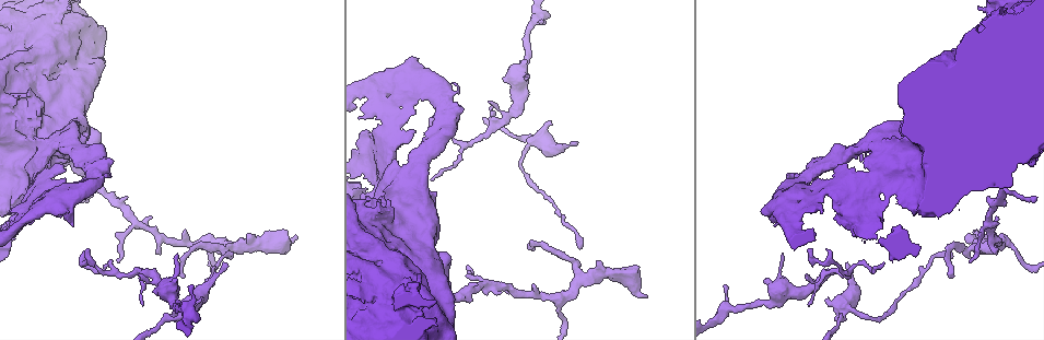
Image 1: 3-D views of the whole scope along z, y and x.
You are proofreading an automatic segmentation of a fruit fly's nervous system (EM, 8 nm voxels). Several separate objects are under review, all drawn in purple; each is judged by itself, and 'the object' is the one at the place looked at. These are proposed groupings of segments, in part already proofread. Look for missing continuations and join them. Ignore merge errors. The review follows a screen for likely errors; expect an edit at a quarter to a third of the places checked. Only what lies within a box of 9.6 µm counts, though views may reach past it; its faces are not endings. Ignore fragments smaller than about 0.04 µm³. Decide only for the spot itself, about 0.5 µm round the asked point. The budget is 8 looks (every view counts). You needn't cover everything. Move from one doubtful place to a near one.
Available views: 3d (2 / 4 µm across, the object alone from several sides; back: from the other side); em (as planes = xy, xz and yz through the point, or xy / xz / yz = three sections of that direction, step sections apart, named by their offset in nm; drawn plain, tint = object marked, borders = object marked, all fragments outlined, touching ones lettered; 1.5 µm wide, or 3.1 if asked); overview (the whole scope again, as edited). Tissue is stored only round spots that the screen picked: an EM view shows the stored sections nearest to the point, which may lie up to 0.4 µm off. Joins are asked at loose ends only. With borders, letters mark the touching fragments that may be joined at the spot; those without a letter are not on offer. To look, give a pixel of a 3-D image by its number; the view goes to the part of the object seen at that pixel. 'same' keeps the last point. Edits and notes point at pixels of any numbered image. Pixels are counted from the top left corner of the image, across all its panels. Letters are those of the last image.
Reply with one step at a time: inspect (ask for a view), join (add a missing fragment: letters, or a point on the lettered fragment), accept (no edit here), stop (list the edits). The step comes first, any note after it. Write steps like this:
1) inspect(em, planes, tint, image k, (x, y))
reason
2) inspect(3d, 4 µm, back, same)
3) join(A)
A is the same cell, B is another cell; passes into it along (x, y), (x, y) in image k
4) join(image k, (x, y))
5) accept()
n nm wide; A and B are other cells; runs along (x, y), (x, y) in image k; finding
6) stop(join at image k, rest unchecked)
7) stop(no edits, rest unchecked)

inspect(em, yz, step 4, borders, image 1, (575, 144))
free end

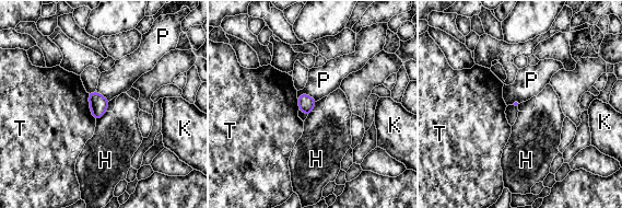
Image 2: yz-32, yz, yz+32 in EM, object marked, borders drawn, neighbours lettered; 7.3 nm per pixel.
accept()
H, K, P and T are other cells; border along (106, 111), (96, 120) in image 2; no lettered fragment goes on from it

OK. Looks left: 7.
inspect(3d, 4 µm, image 1, (453, 82))

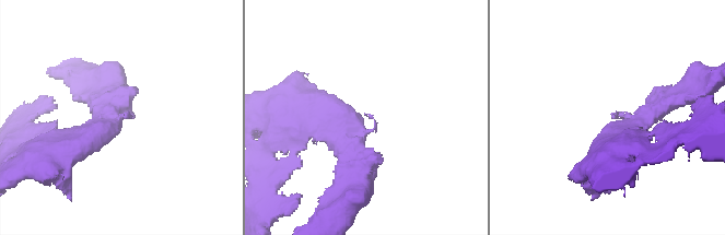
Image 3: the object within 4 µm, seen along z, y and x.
inspect(em, planes, tint, image 3, (123, 114))
arms of 340, 380 nm

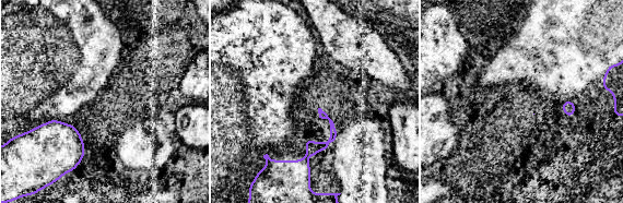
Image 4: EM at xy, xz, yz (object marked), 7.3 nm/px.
inspect(em, planes, borders, same)
what lies round it

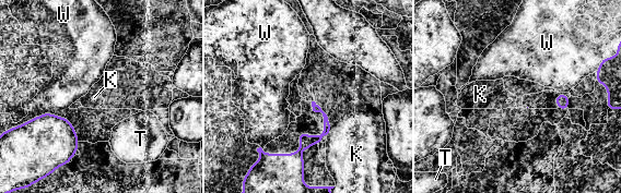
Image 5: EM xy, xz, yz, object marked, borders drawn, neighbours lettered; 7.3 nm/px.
accept()
K, T and W are other cells; border along (314, 100), (329, 121), (327, 136) in image 5; none of them fits

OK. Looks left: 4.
inspect(em, xy, step 8, plain, image 1, (883, 262))

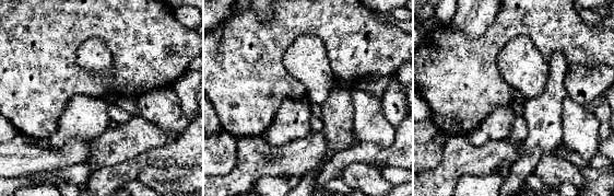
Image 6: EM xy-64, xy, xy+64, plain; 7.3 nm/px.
inspect(em, xy, step 8, borders, same)
see the neighbours

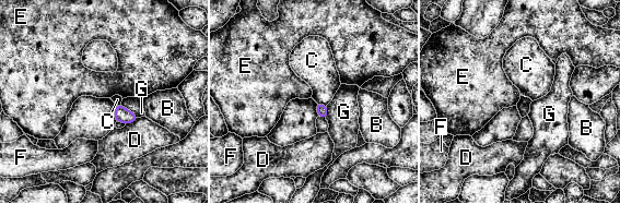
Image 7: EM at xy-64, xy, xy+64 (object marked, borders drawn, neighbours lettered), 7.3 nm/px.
accept()
G touches over 170 nm; B, C, D, E, F and G are other cells; border along (316, 102), (326, 106) in image 7; none of them fits

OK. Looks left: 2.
stop(no edits, rest unchecked)

